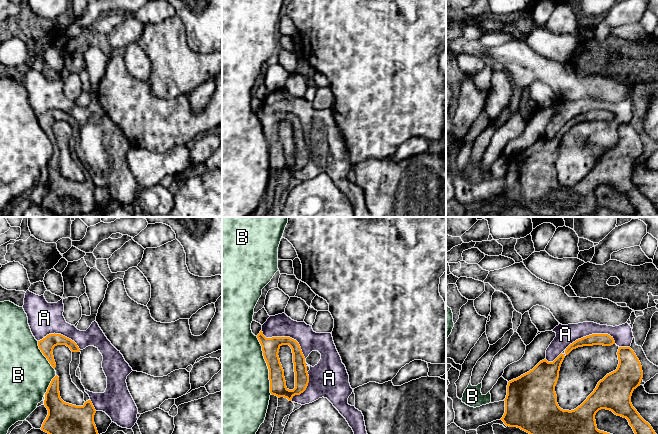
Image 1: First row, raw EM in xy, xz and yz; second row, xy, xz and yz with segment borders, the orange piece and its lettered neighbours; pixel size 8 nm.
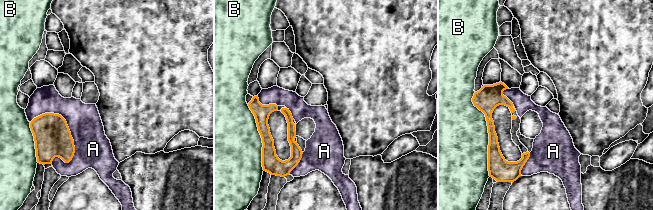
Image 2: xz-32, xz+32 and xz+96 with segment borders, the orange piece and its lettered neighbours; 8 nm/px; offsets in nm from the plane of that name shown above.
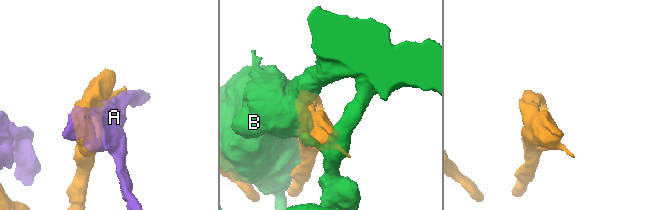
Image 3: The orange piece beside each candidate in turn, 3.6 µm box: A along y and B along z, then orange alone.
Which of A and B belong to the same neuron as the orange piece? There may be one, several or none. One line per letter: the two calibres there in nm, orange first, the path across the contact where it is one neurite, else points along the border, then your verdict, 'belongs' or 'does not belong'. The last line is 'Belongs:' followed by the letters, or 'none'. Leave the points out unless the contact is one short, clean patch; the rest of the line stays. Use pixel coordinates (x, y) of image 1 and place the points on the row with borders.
A: 140/180 nm | does not belong
B: 140/500 nm | does not belong
Belongs: none

